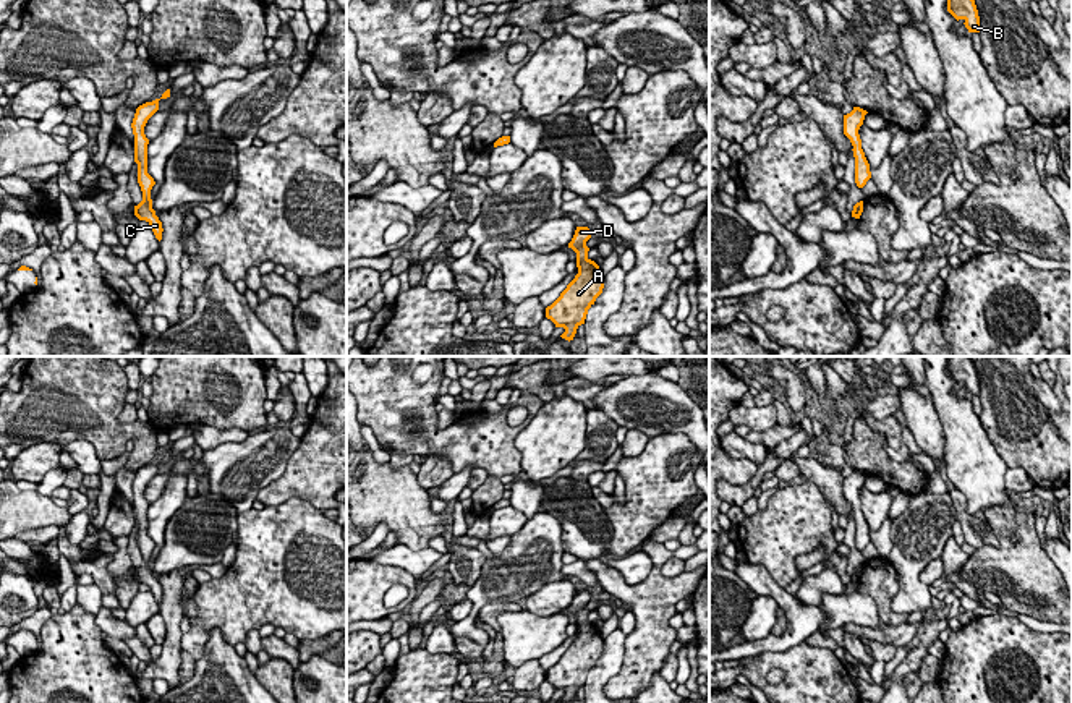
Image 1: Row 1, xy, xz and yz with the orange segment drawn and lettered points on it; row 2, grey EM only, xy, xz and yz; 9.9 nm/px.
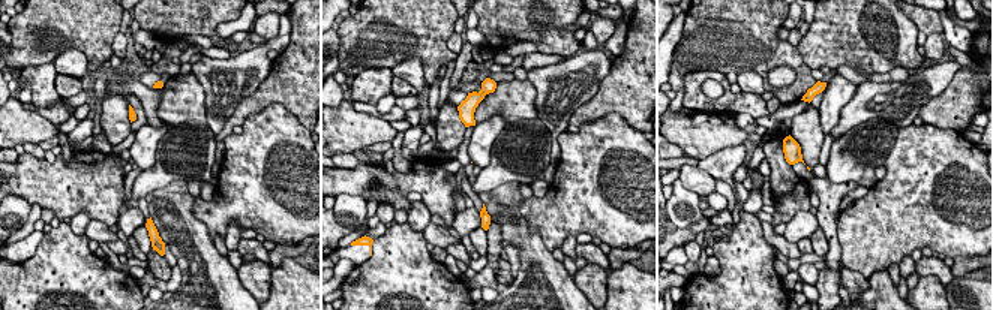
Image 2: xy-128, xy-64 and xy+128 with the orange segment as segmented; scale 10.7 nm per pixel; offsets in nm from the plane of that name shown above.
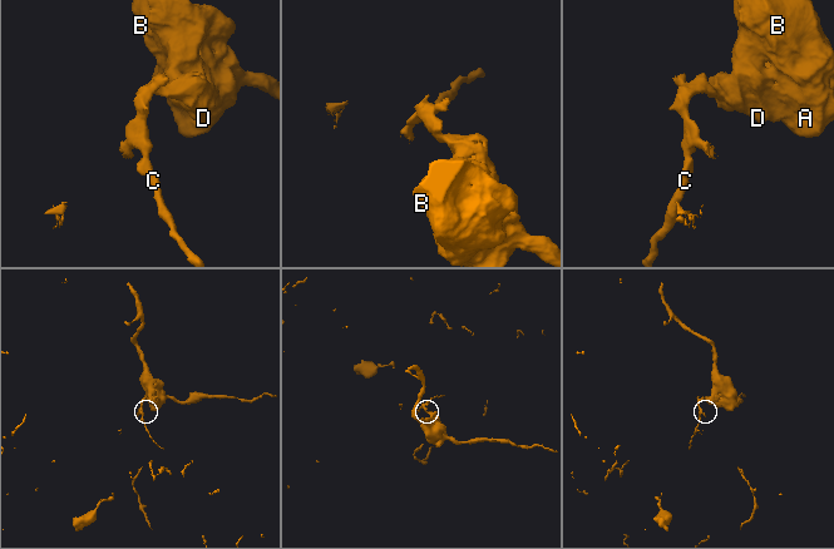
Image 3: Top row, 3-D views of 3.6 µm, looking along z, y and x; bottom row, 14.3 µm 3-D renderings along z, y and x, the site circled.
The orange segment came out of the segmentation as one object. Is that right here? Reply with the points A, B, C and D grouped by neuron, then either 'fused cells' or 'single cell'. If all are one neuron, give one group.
A B D / C; fused cells

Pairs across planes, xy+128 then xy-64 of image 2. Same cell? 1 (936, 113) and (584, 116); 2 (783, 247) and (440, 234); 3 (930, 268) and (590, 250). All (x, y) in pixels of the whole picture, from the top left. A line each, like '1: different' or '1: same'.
1: same
2: same
3: same

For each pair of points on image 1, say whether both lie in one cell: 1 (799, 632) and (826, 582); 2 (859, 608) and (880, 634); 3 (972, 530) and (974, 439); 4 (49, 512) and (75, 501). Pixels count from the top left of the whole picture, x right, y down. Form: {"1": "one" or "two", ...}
{"1": "two", "2": "two", "3": "two", "4": "two"}

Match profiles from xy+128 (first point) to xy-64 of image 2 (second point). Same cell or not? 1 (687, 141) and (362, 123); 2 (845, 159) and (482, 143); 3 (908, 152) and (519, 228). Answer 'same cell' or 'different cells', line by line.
1: same cell
2: different cells
3: different cells

